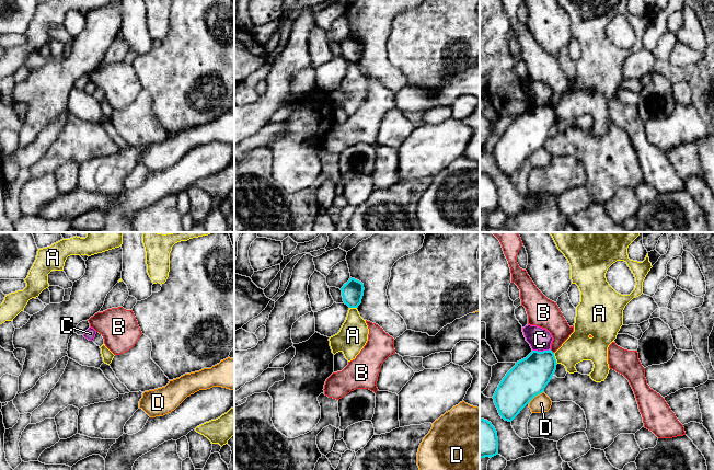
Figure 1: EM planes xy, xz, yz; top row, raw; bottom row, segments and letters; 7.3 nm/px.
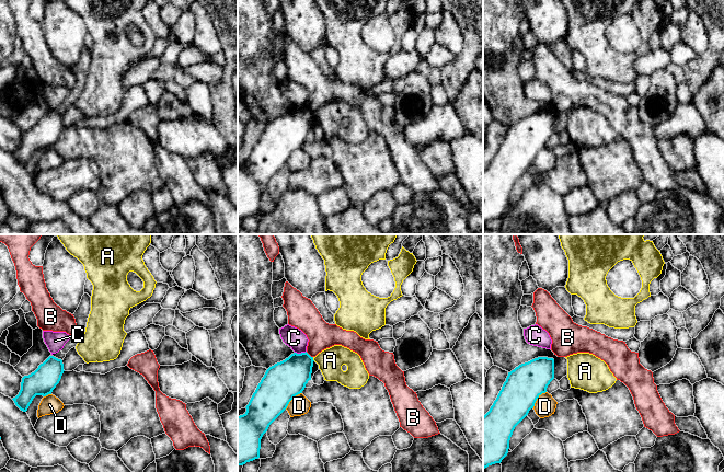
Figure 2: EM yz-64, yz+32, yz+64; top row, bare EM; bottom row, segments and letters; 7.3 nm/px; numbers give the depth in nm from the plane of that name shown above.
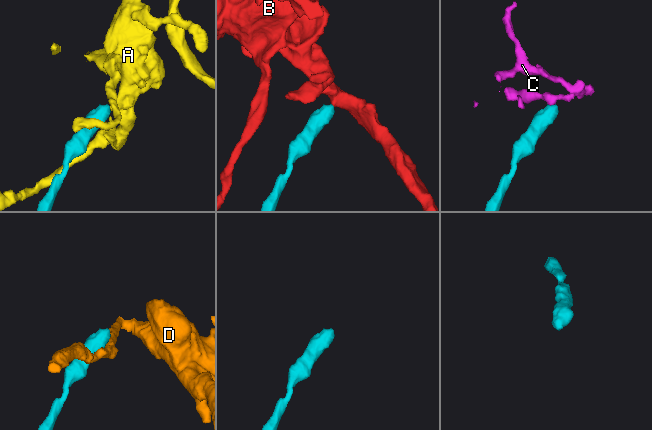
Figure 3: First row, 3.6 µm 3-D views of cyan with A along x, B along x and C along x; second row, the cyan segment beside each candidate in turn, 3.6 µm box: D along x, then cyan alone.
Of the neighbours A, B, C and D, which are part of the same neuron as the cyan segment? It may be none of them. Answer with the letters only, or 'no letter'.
no letter

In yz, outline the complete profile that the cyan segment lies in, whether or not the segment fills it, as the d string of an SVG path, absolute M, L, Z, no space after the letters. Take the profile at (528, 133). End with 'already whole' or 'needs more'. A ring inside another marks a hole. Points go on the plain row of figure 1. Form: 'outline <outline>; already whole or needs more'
outline M532 105L506 128L493 153L499 170L511 176L544 142L556 125L554 107Z; already whole

